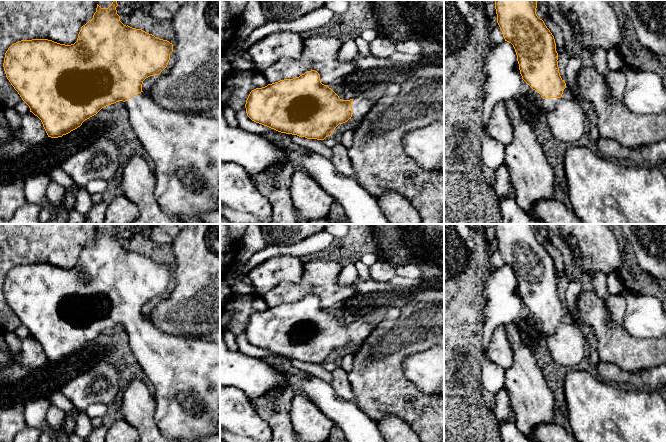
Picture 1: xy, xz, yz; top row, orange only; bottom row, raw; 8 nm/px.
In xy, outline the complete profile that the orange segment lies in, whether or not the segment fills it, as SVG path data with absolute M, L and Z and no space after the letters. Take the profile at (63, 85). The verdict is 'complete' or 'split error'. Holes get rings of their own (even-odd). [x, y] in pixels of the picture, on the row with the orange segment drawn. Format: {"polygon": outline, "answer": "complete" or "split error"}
{"polygon": "M117 1L108 8L97 4L93 18L81 27L77 41L71 45L48 39L21 40L5 53L4 71L7 79L37 116L51 138L62 137L77 129L102 108L123 101L132 129L155 163L155 197L163 211L184 224L183 216L199 220L204 212L220 210L220 121L198 114L185 114L162 108L142 91L143 81L159 75L168 65L173 44L141 29L124 25L117 14Z", "answer": "split error"}

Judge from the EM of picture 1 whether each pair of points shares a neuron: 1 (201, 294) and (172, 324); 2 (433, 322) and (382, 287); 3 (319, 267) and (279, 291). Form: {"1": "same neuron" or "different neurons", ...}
{"1": "same neuron", "2": "different neurons", "3": "same neuron"}

